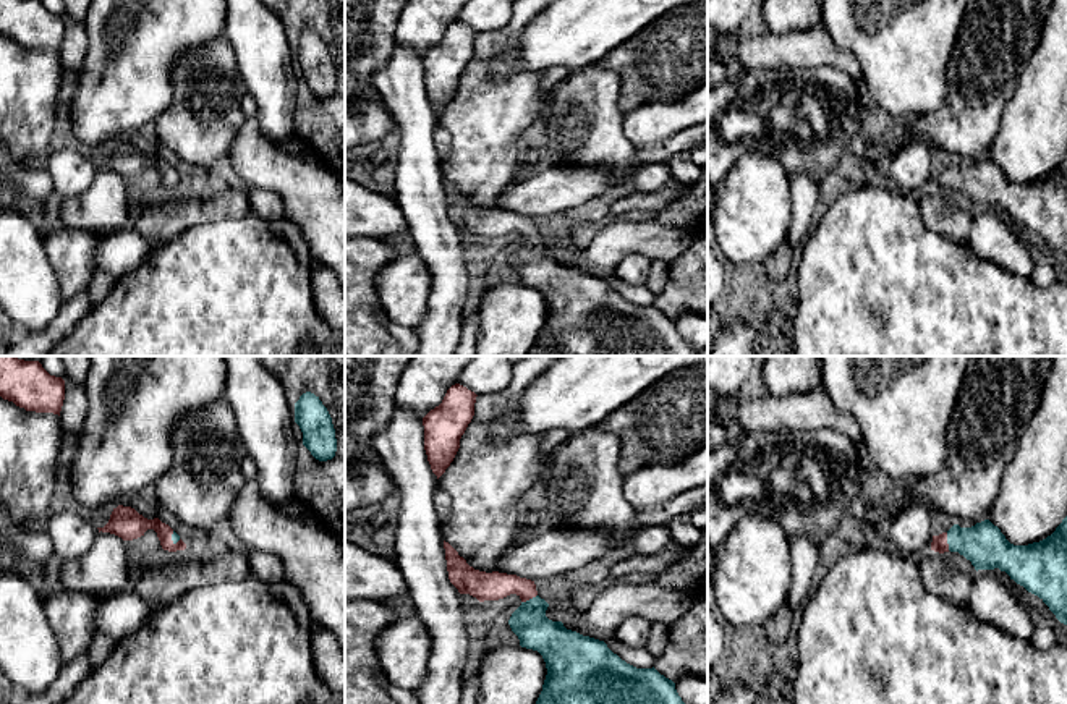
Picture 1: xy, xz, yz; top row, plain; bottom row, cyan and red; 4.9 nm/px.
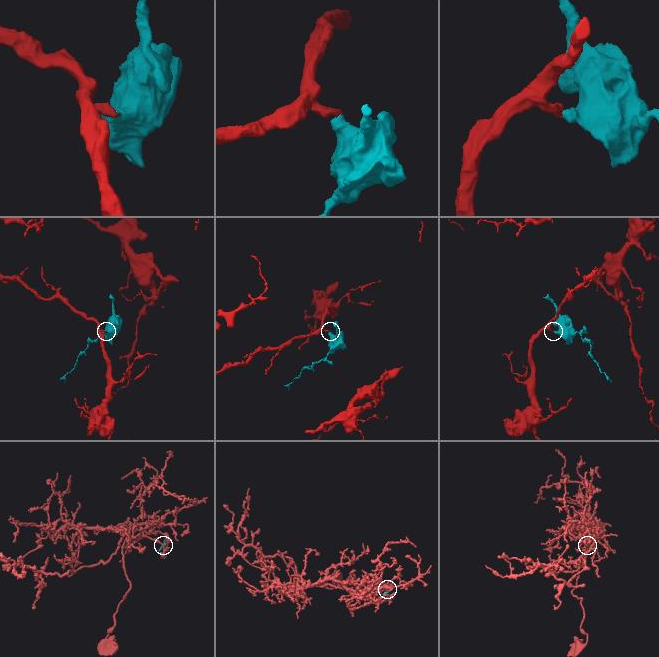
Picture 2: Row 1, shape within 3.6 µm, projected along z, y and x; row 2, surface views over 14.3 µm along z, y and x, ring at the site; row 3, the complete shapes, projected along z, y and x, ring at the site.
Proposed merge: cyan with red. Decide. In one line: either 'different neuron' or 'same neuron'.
same neuron

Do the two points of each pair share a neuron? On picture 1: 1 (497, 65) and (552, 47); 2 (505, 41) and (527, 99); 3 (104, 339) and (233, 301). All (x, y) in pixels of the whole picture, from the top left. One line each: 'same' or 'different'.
1: same
2: same
3: same

